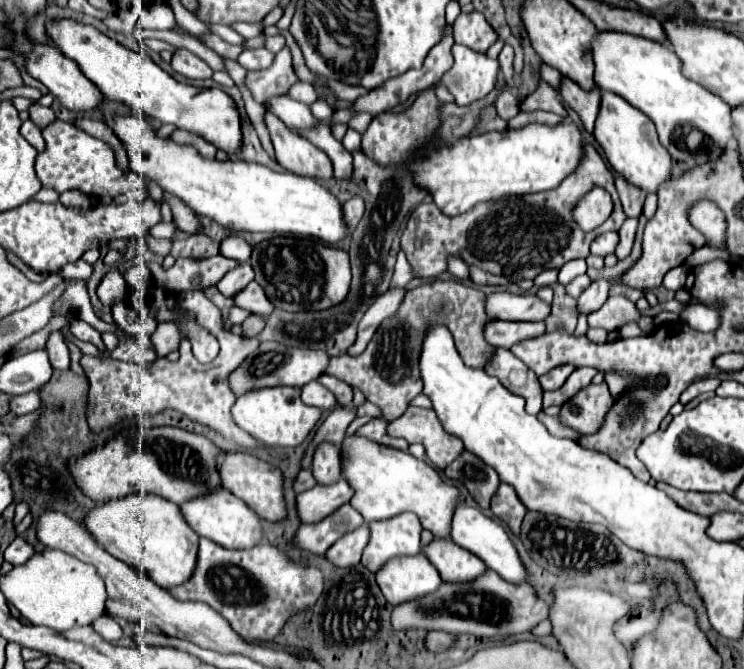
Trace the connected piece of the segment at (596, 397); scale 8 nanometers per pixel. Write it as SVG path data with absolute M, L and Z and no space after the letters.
M604 382L590 384L562 406L560 416L564 424L576 428L578 432L594 434L604 424L604 418L612 408L612 404L614 400Z

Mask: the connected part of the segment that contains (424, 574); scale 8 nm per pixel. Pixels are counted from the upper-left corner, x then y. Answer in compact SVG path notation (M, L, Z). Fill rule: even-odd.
M424 554L392 558L384 564L384 568L380 568L376 572L376 584L380 586L384 598L390 604L402 604L404 600L414 600L414 598L420 598L428 592L434 592L440 586L440 582L442 582L440 574L436 572L436 568L428 562L428 558Z

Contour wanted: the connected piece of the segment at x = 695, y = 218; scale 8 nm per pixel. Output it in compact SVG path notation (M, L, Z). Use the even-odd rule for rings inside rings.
M696 200L688 208L688 222L702 232L706 238L706 246L728 252L726 240L726 216L712 200Z

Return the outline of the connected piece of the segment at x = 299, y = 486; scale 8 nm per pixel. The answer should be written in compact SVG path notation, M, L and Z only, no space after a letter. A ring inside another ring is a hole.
M302 470L302 472L296 476L296 480L294 480L294 492L296 492L296 494L300 494L300 492L304 492L304 490L310 490L310 488L314 488L314 486L316 486L316 480L314 480L314 476L312 476L310 470Z

